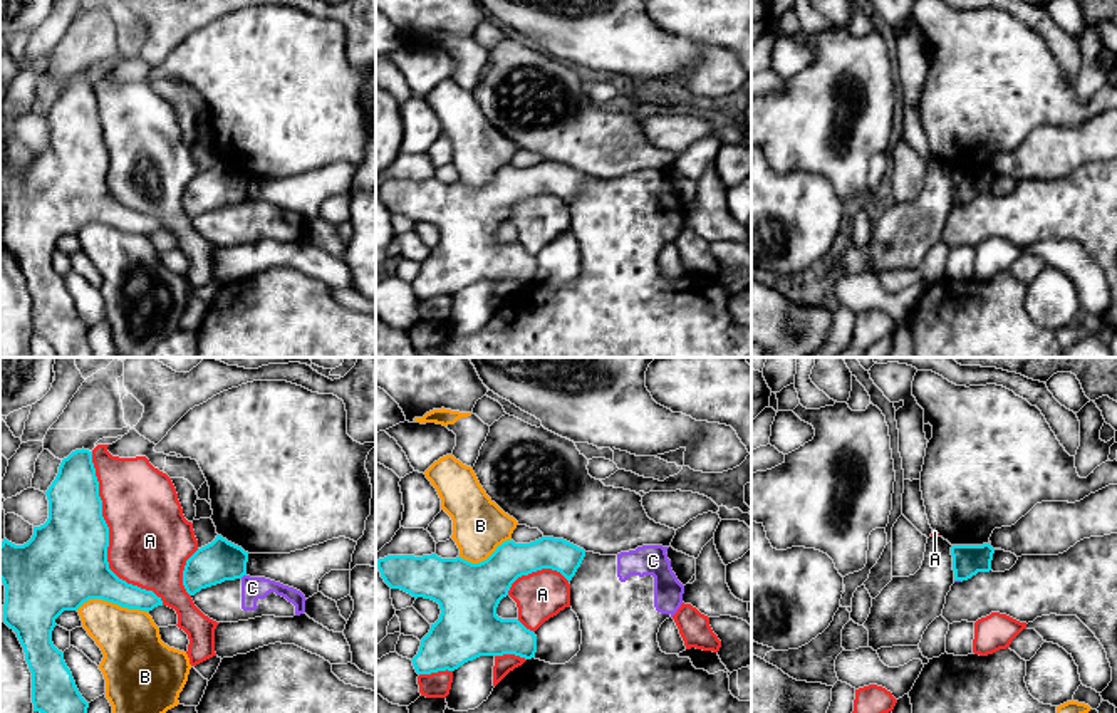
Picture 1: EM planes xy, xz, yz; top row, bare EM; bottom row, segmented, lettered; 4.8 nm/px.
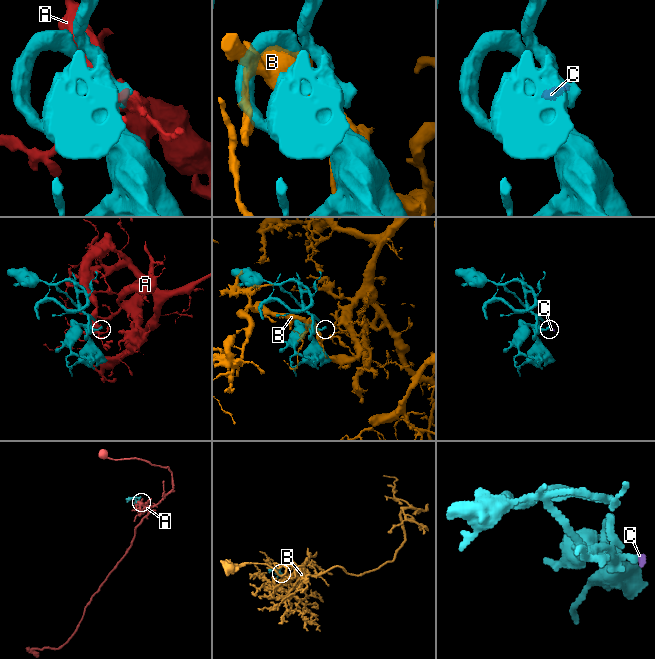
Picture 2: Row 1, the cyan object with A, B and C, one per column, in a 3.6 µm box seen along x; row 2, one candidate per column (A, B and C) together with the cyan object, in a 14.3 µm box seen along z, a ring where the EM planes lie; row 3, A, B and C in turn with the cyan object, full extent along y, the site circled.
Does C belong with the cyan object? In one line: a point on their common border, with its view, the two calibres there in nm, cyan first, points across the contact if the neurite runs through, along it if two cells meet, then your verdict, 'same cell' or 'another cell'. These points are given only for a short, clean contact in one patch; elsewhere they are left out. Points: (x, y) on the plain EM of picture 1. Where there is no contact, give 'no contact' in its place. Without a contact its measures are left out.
contact xy (242, 200); calibres 200 and 110 nm; border xy (245, 198), (240, 202); another cell

